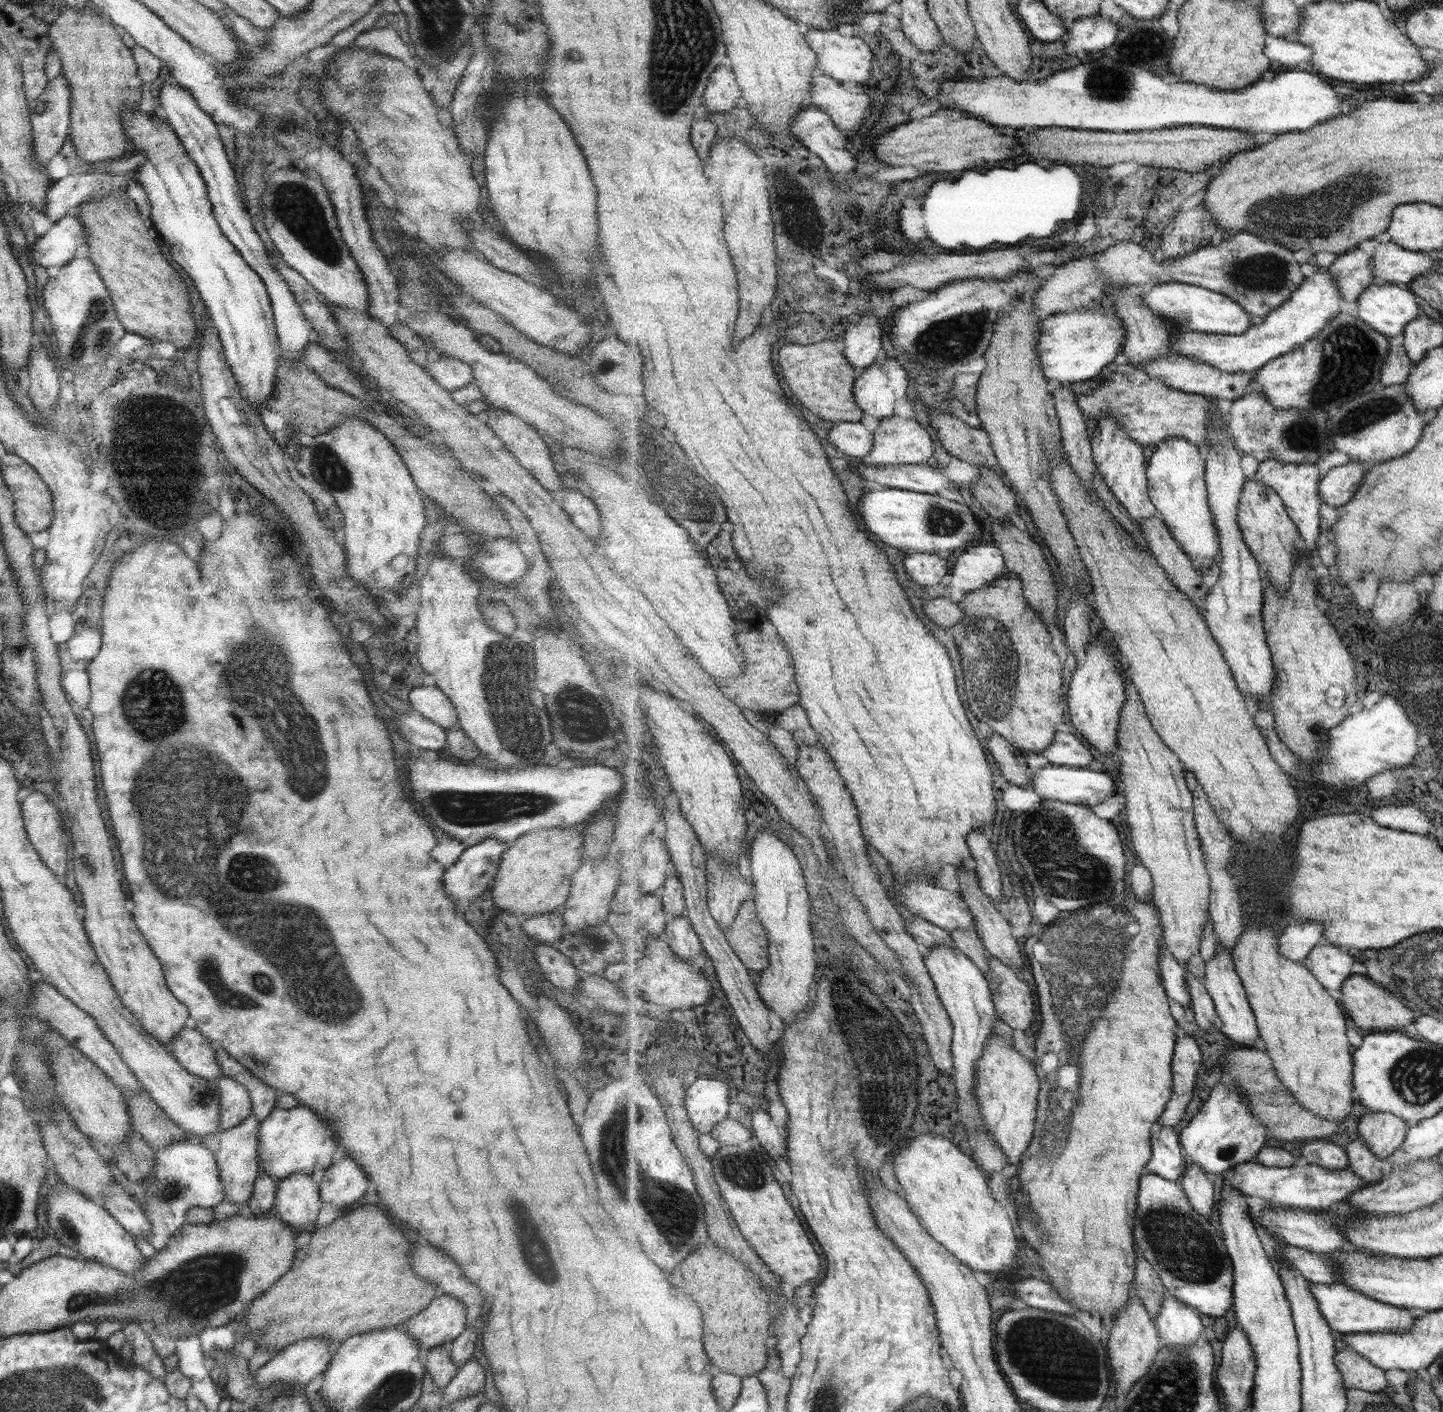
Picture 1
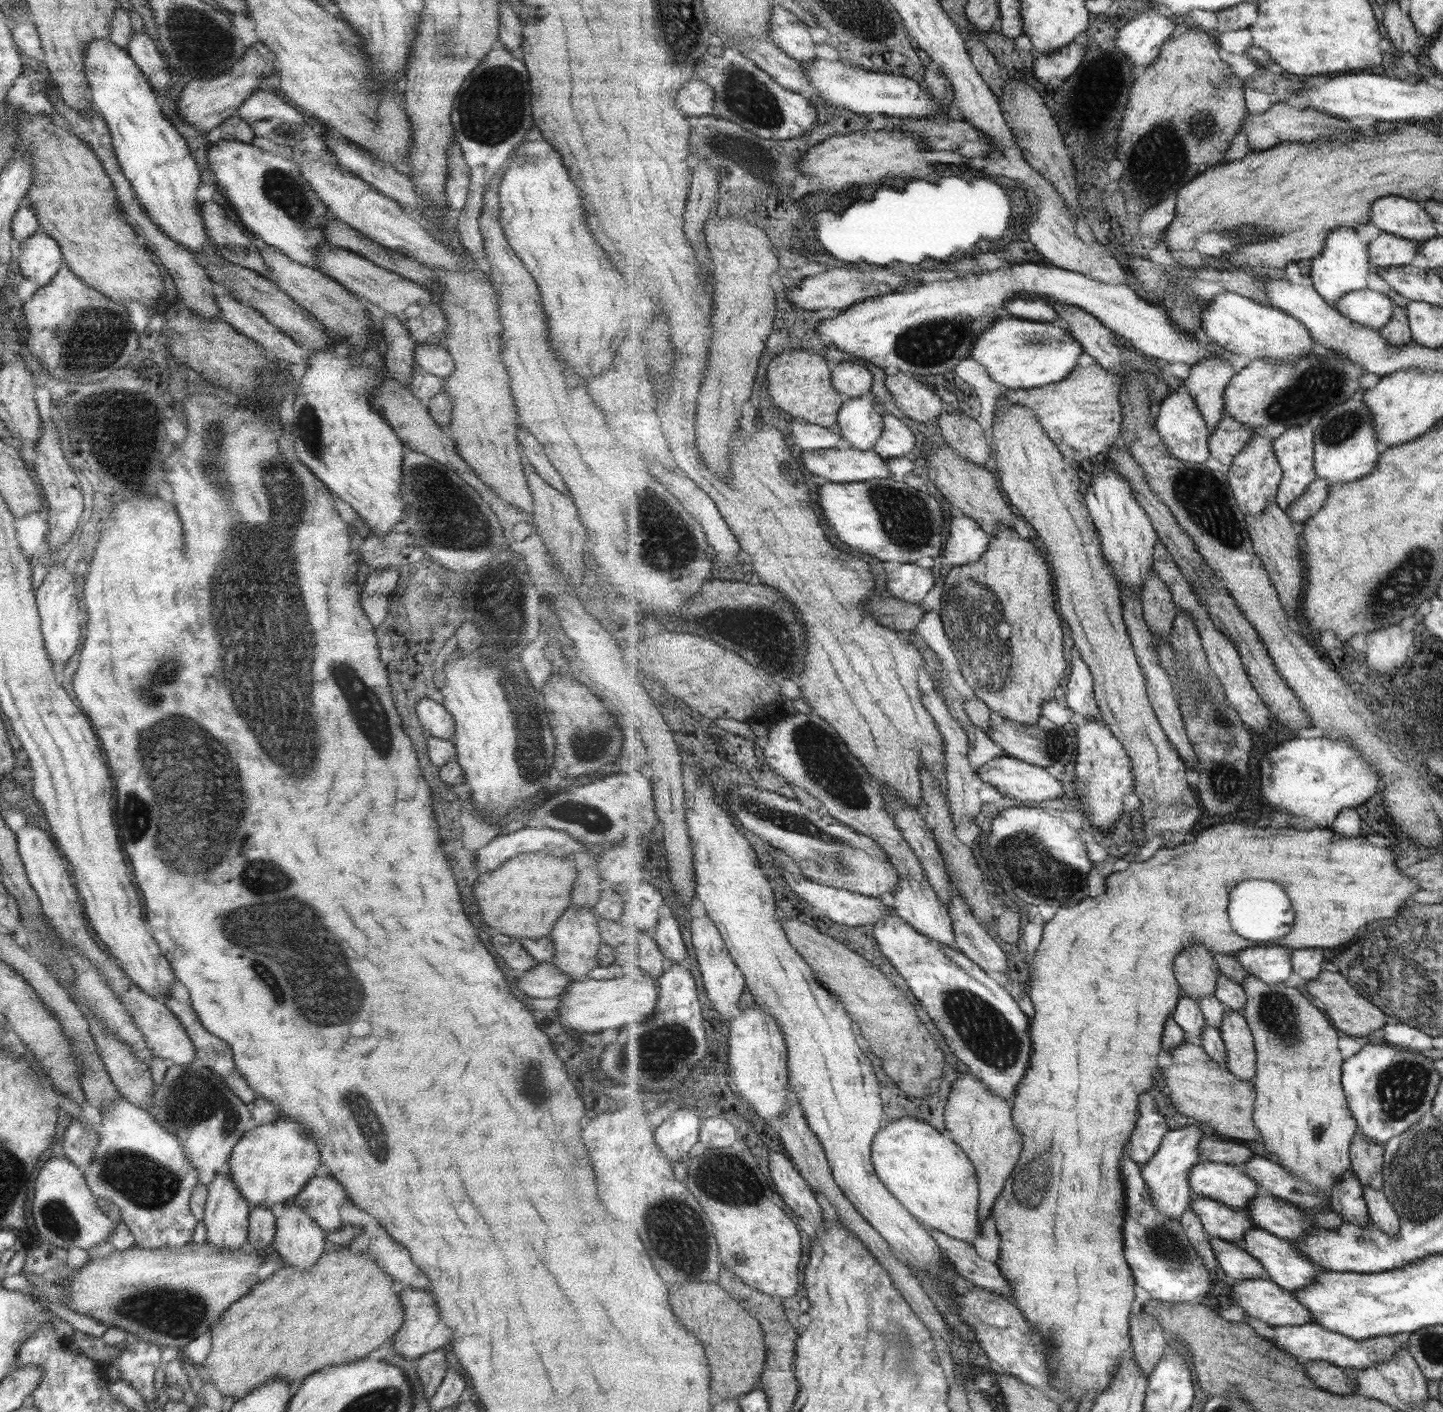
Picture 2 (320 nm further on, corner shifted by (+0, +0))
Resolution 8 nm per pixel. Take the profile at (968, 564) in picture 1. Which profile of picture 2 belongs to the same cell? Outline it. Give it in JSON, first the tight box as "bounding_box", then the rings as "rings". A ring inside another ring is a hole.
{"bounding_box":[944,509,994,566],"rings":[[[952,509],[949,538],[945,544],[944,561],[951,566],[963,566],[977,562],[987,552],[994,536],[989,534],[973,518]]]}

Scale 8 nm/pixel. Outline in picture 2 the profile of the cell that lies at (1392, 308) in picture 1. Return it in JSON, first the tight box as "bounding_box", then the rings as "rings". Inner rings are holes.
{"bounding_box":[1334,289,1395,330],"rings":[[[1373,289],[1359,290],[1345,294],[1334,304],[1347,318],[1359,324],[1380,330],[1393,316],[1395,303],[1387,294],[1373,292]]]}

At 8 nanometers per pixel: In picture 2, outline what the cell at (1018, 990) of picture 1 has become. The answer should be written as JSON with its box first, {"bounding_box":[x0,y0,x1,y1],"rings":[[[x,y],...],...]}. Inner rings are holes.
{"bounding_box":[948,894,1009,984],"rings":[[[960,894],[952,896],[948,907],[952,915],[956,947],[989,975],[996,976],[1003,984],[1006,983],[1009,978],[1009,964],[1007,954],[1005,950],[1001,950],[999,942],[985,930],[984,924]]]}

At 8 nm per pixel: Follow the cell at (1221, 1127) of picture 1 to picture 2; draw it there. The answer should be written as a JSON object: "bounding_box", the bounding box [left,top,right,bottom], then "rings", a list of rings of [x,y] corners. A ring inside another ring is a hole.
{"bounding_box":[1142,1123,1204,1220],"rings":[[[1198,1123],[1169,1130],[1165,1133],[1155,1156],[1142,1165],[1142,1175],[1150,1188],[1155,1206],[1159,1209],[1159,1212],[1166,1214],[1171,1219],[1181,1220],[1181,1217],[1190,1209],[1193,1190],[1191,1190],[1188,1181],[1188,1172],[1195,1164],[1203,1161],[1198,1151],[1201,1139],[1204,1139],[1203,1128]]]}

